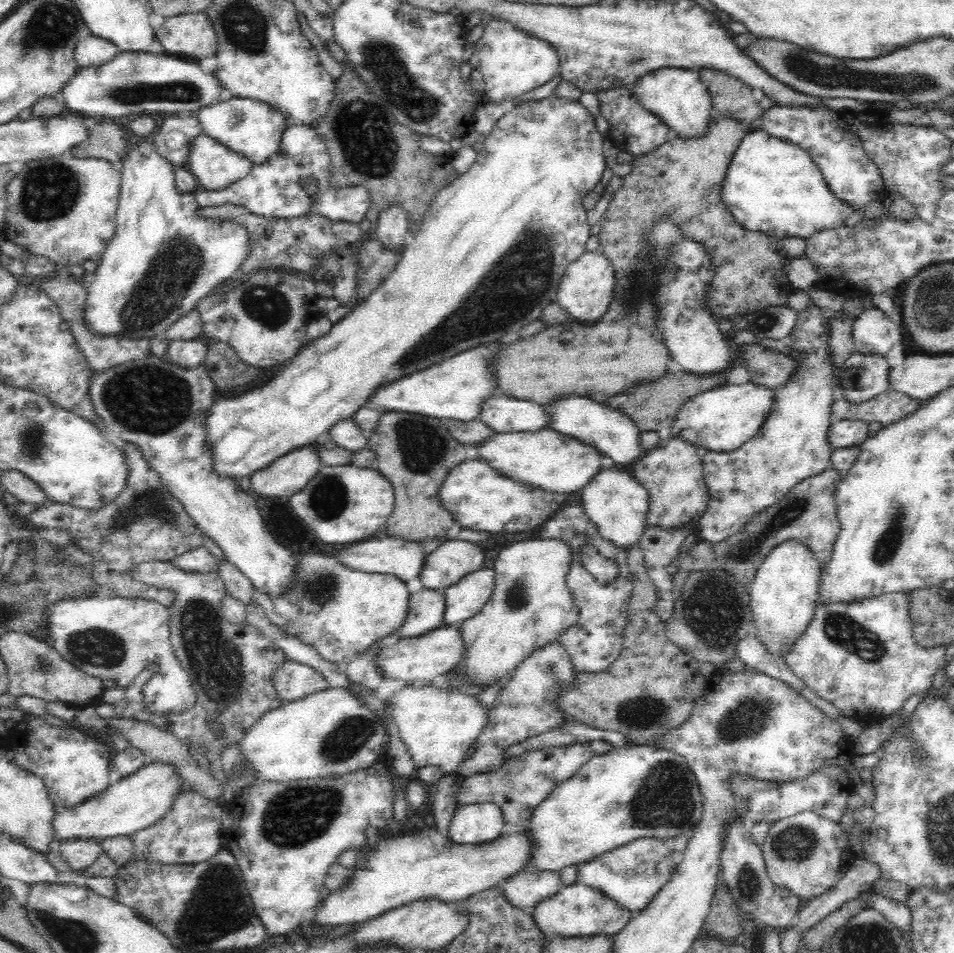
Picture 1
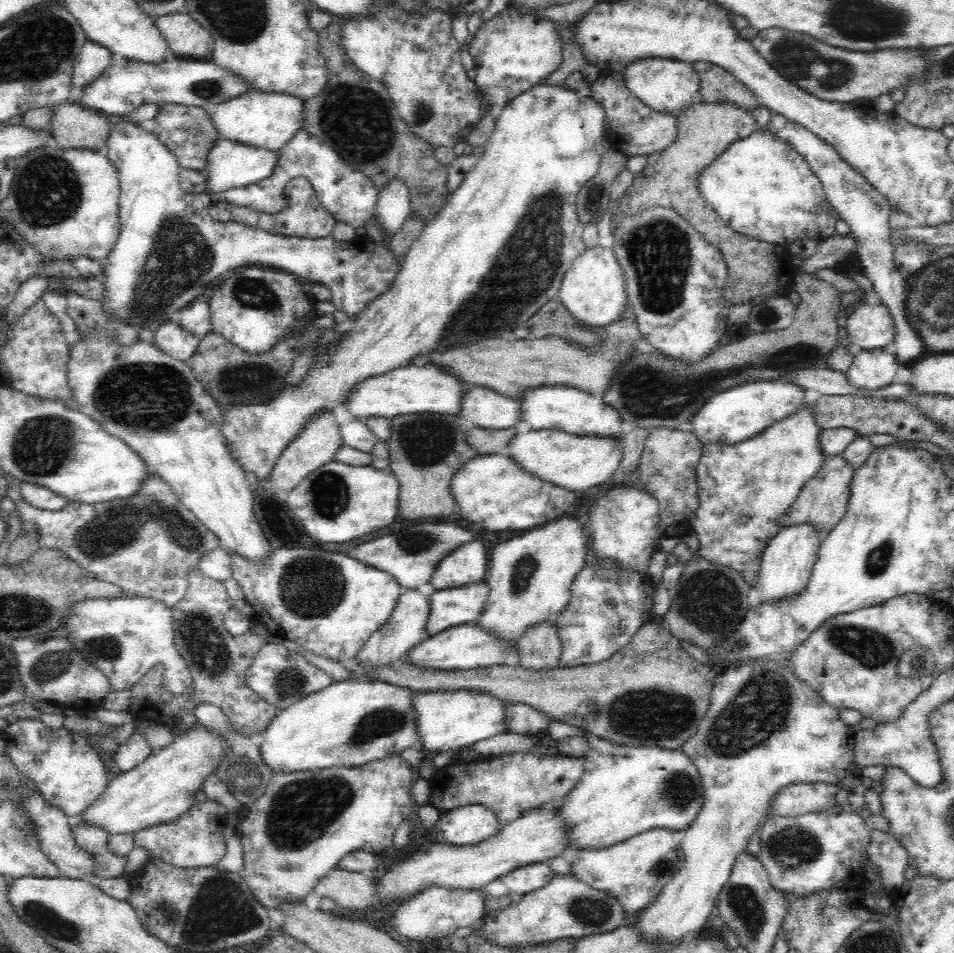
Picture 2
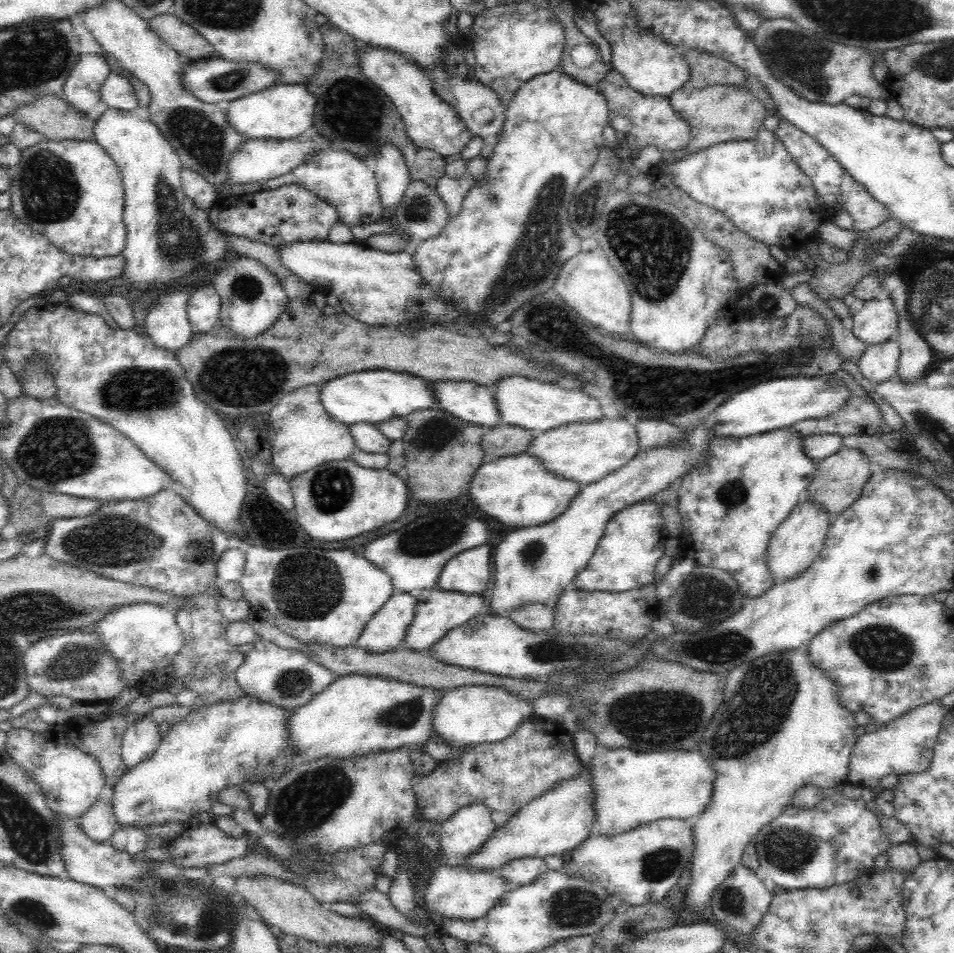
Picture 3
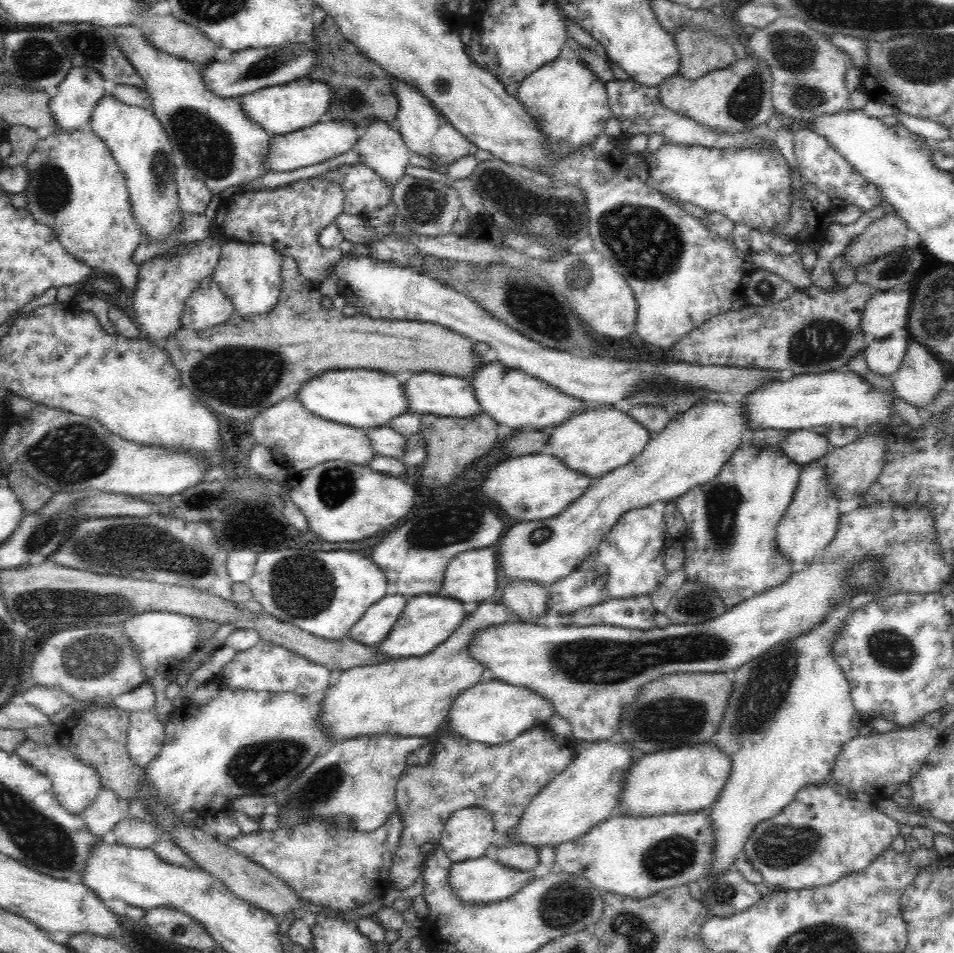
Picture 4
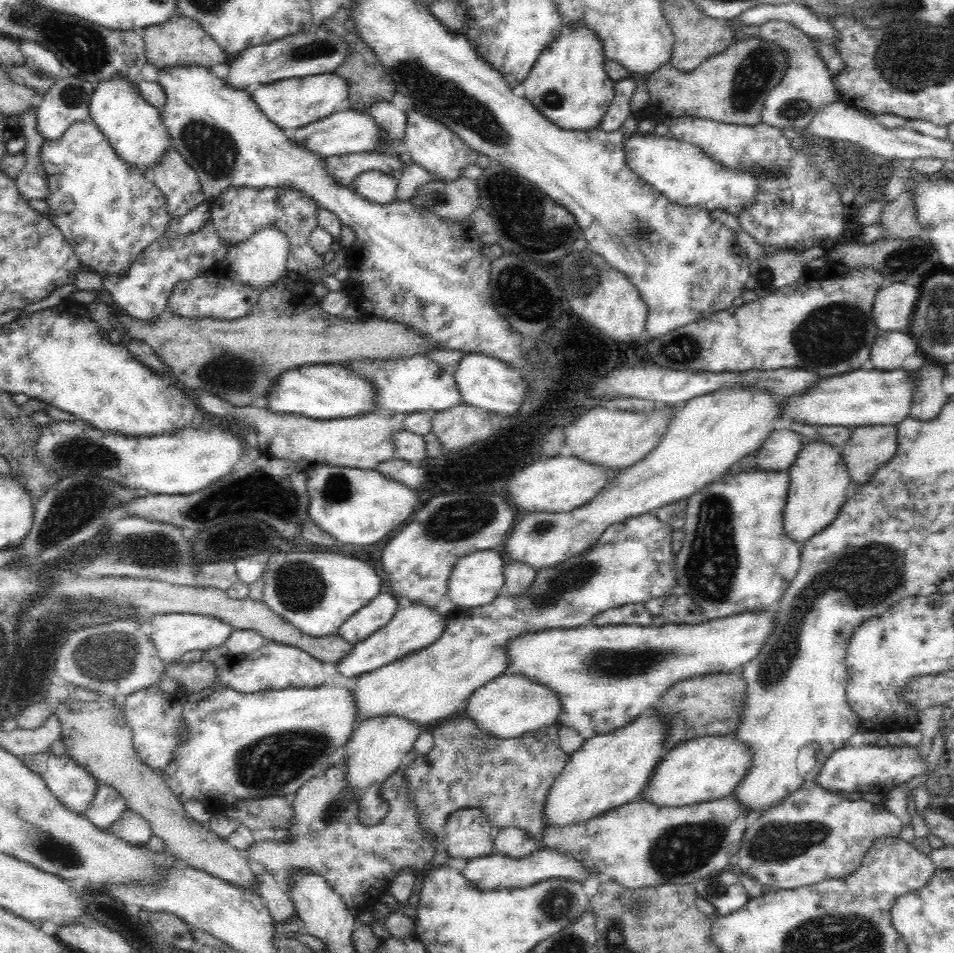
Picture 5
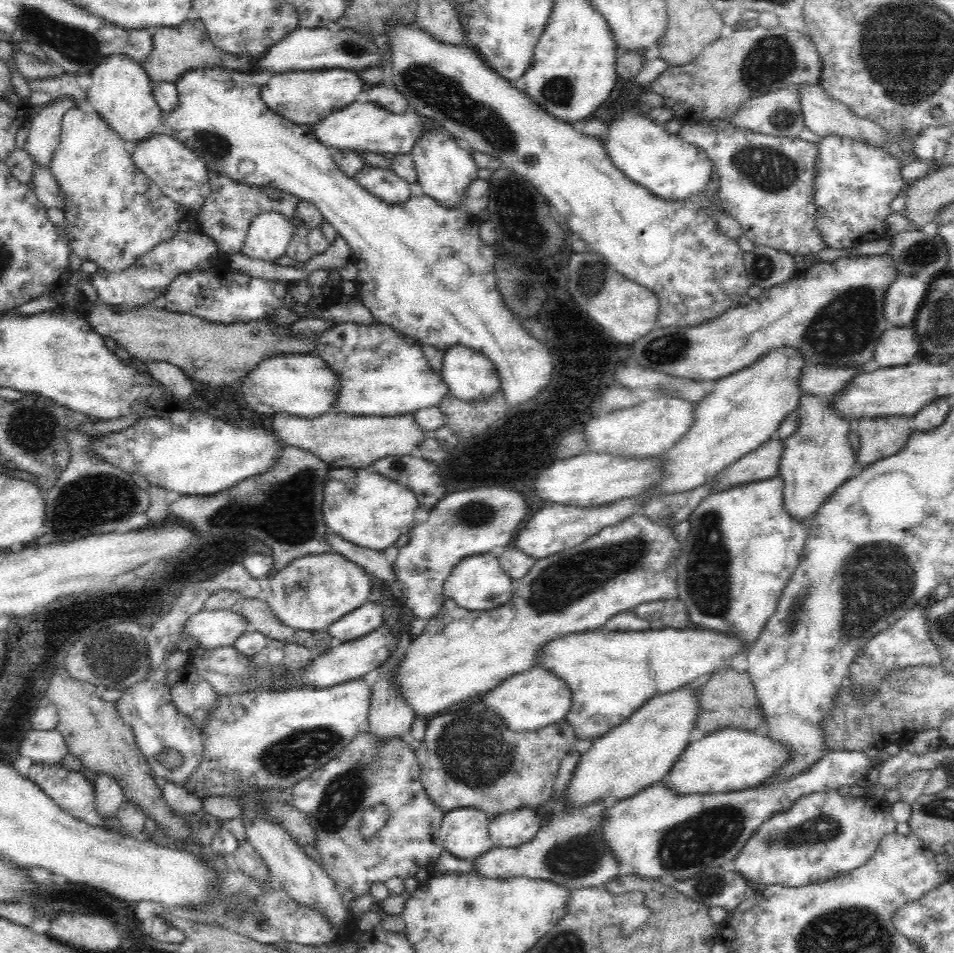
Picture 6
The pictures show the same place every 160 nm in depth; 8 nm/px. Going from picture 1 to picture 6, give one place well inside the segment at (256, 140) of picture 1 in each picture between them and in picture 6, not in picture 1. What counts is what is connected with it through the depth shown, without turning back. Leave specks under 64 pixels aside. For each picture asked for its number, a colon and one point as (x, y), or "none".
2: (267, 121)
3: (282, 112)
4: (280, 110)
5: (291, 104)
6: (304, 98)

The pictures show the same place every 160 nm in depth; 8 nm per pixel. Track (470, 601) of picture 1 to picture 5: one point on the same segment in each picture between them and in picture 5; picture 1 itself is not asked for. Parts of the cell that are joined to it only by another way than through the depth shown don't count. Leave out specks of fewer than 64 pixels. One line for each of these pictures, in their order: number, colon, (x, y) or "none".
2: (460, 605)
3: (438, 611)
4: (429, 619)
5: (415, 626)

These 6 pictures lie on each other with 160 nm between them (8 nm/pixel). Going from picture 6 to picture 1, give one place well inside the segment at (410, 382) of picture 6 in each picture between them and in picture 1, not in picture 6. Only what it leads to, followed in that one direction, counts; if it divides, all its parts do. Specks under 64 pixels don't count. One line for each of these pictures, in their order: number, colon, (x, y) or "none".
1: (504, 414)
2: (484, 407)
3: (475, 404)
4: (443, 395)
5: (417, 384)

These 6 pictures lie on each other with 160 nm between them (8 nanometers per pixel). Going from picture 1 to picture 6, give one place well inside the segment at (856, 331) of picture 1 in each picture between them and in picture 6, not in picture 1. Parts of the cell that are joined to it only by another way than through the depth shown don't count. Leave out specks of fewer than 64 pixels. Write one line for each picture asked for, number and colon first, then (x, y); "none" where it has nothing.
2: (870, 327)
3: (876, 322)
4: (885, 312)
5: (894, 305)
6: (902, 300)

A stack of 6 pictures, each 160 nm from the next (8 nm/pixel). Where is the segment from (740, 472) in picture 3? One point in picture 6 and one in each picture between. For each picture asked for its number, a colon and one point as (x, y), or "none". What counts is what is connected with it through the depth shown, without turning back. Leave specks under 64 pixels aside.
4: (730, 521)
5: (735, 557)
6: (742, 548)

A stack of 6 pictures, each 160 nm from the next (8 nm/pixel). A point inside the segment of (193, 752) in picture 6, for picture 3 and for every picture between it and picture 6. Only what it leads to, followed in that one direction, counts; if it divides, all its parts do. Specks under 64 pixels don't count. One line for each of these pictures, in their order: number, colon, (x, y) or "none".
3: (140, 740)
4: (145, 736)
5: (154, 718)

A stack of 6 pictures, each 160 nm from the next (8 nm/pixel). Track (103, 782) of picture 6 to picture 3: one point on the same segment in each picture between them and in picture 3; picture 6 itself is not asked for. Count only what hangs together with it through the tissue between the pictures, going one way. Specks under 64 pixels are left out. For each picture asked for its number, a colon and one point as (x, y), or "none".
3: (98, 823)
4: (101, 816)
5: (107, 806)

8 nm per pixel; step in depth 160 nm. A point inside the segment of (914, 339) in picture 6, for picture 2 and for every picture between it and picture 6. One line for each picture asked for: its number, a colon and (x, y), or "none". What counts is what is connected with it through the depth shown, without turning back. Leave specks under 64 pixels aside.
2: (871, 370)
3: (878, 363)
4: (884, 356)
5: (889, 351)

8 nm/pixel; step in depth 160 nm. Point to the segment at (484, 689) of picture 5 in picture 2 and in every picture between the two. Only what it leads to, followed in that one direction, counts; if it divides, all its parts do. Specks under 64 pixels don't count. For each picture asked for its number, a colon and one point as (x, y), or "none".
2: (445, 720)
3: (468, 715)
4: (494, 712)

